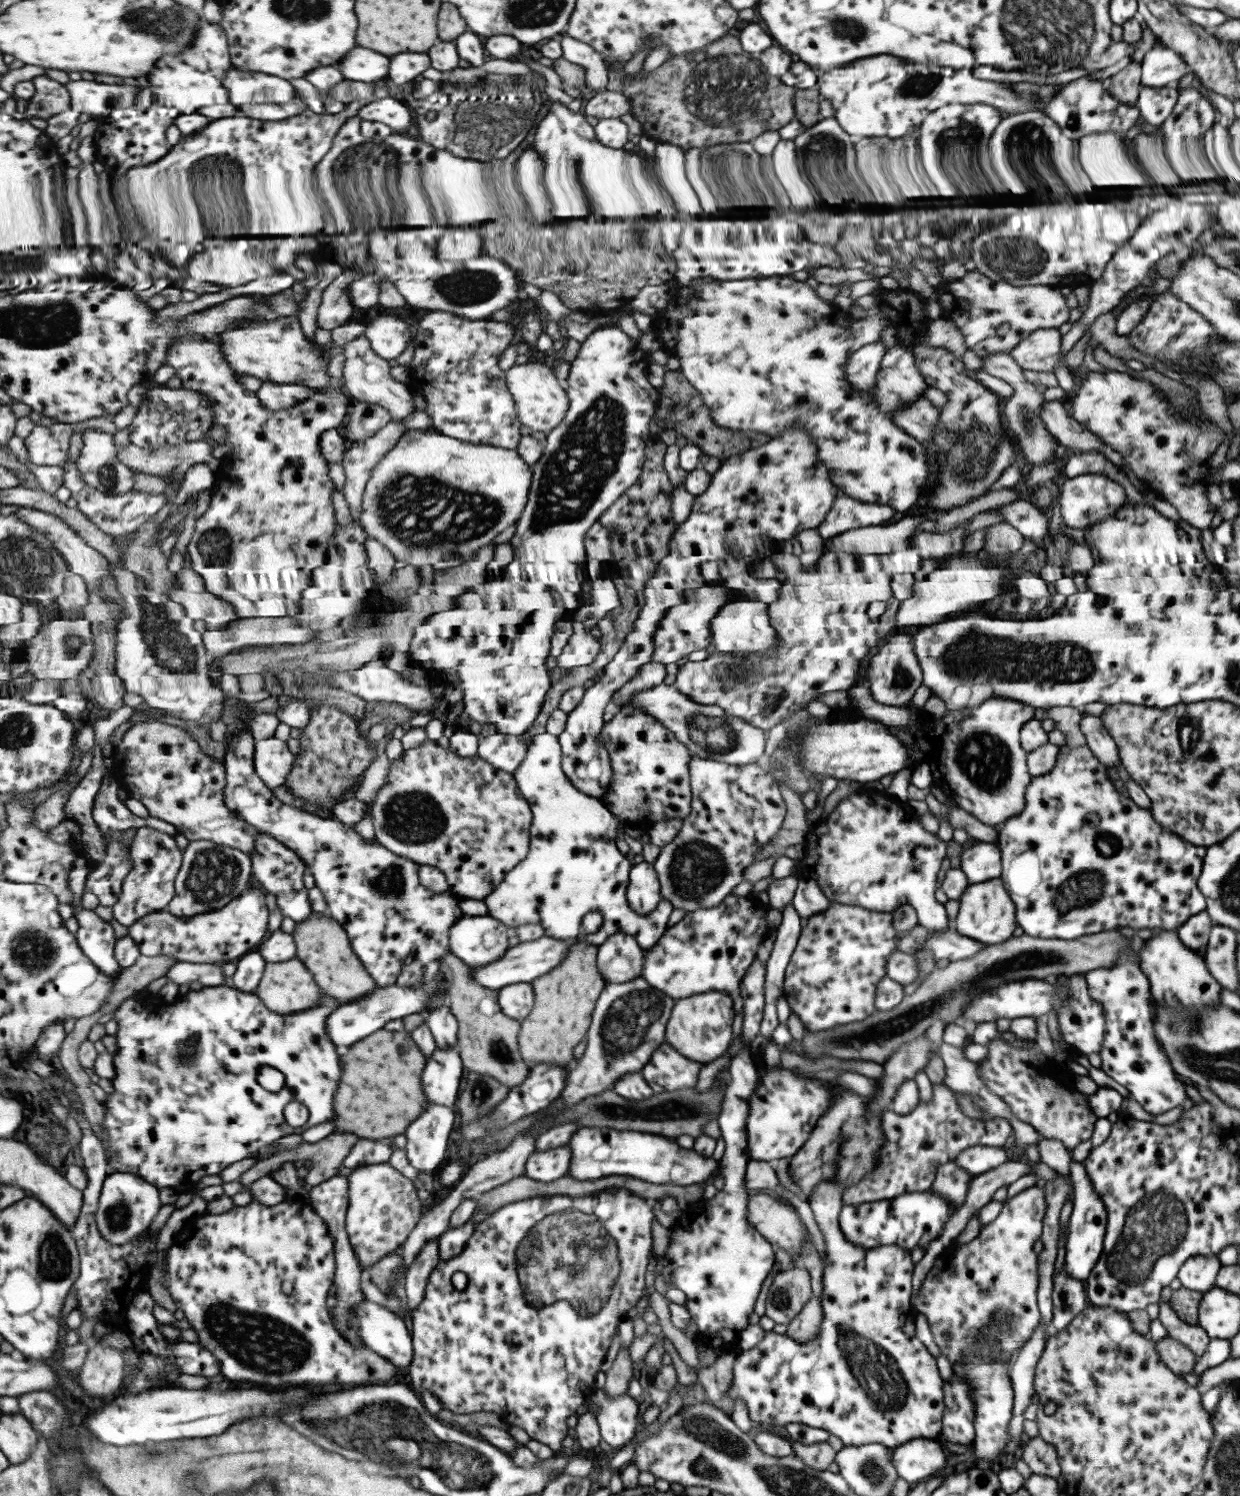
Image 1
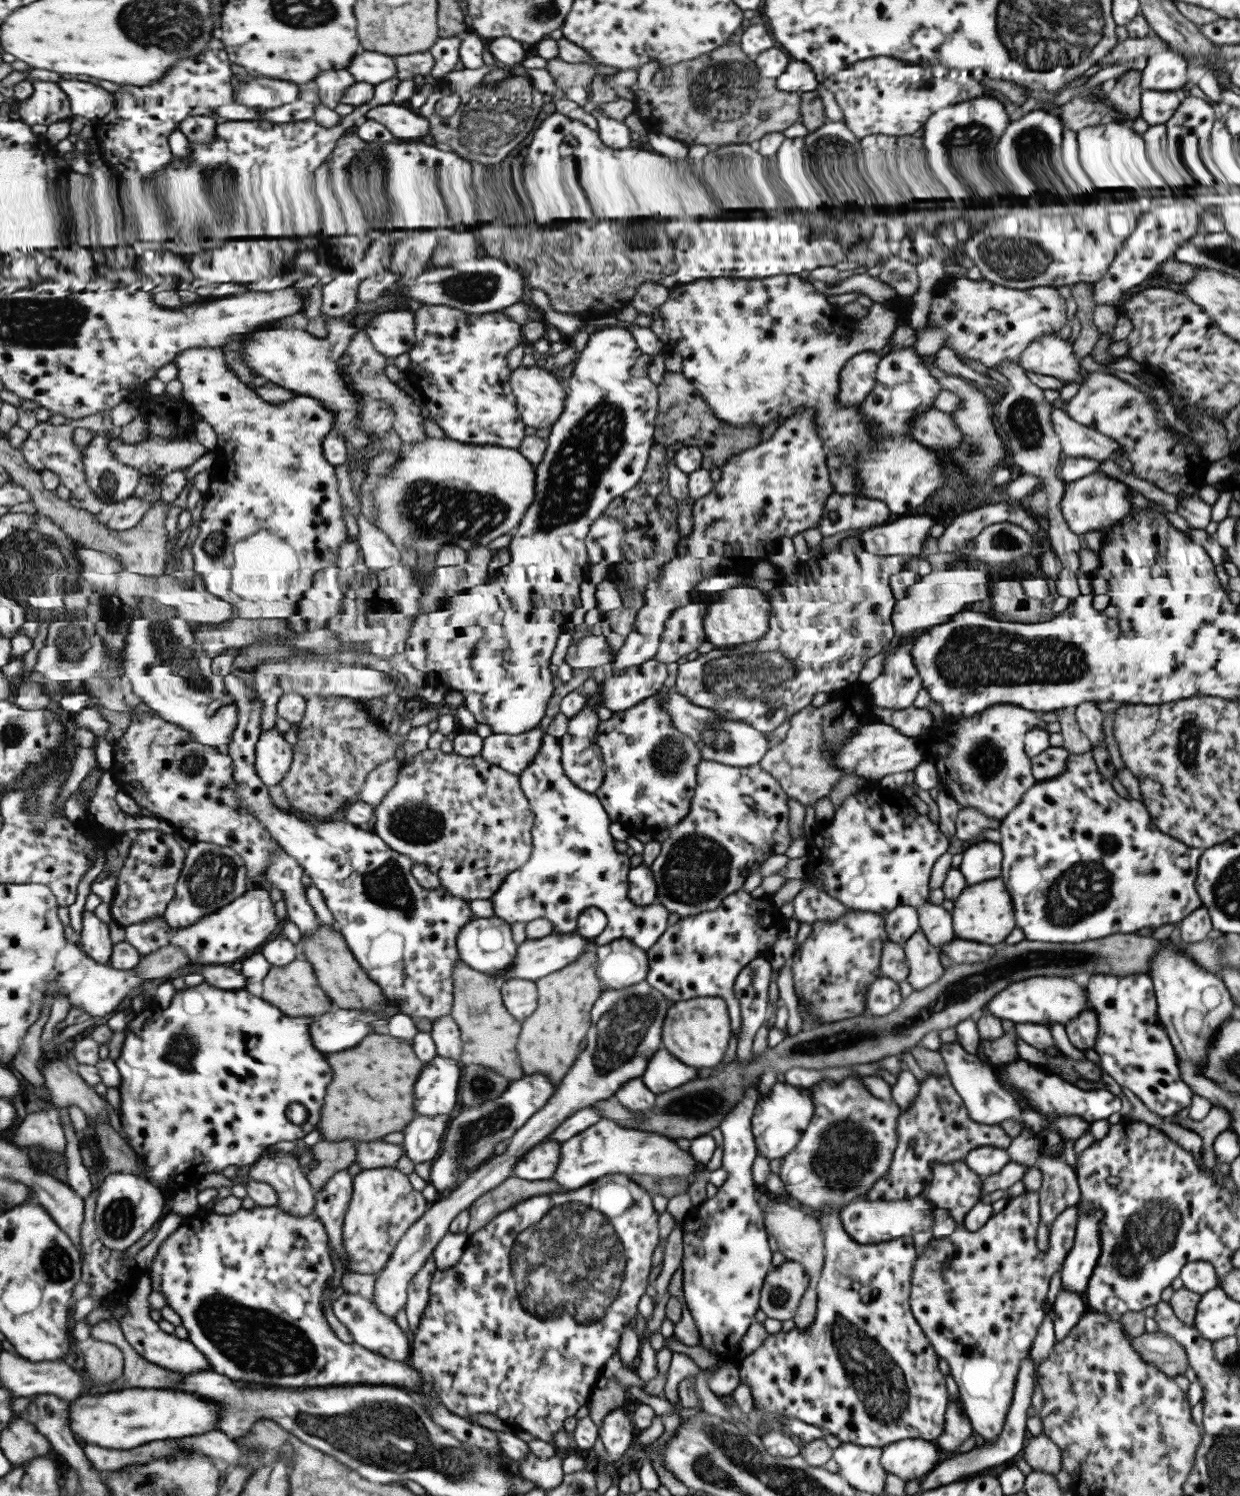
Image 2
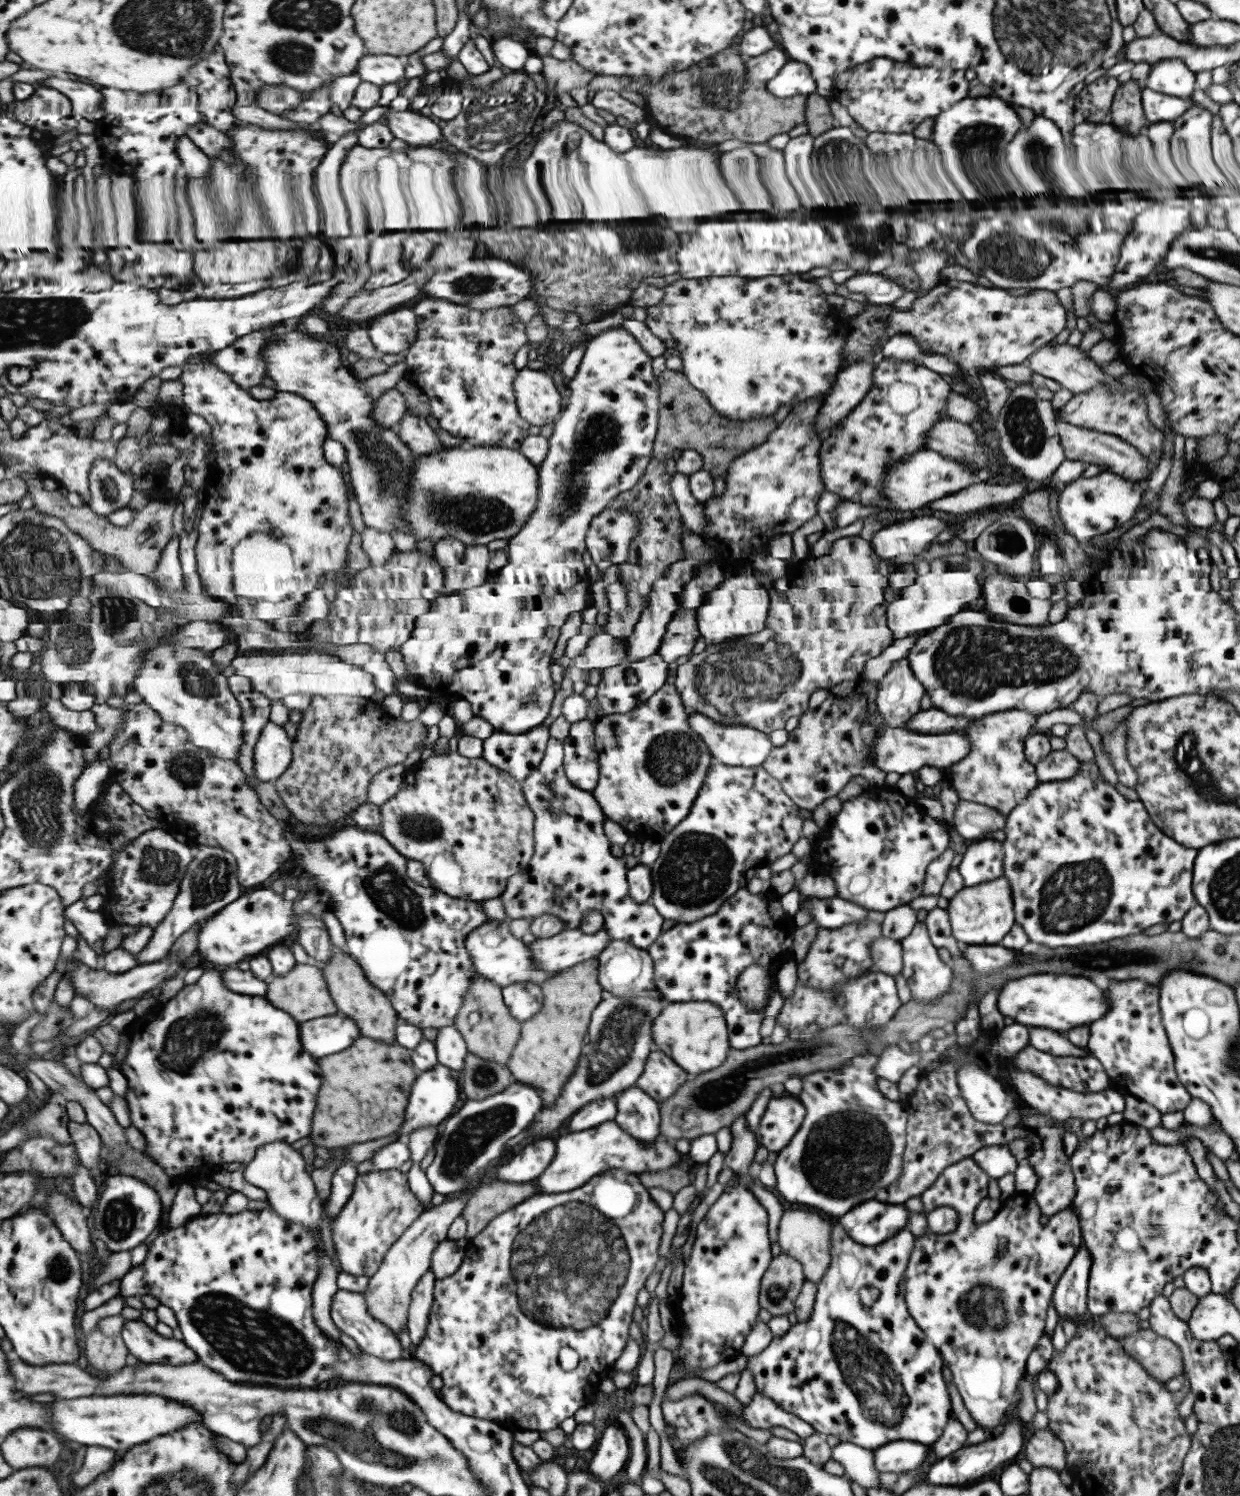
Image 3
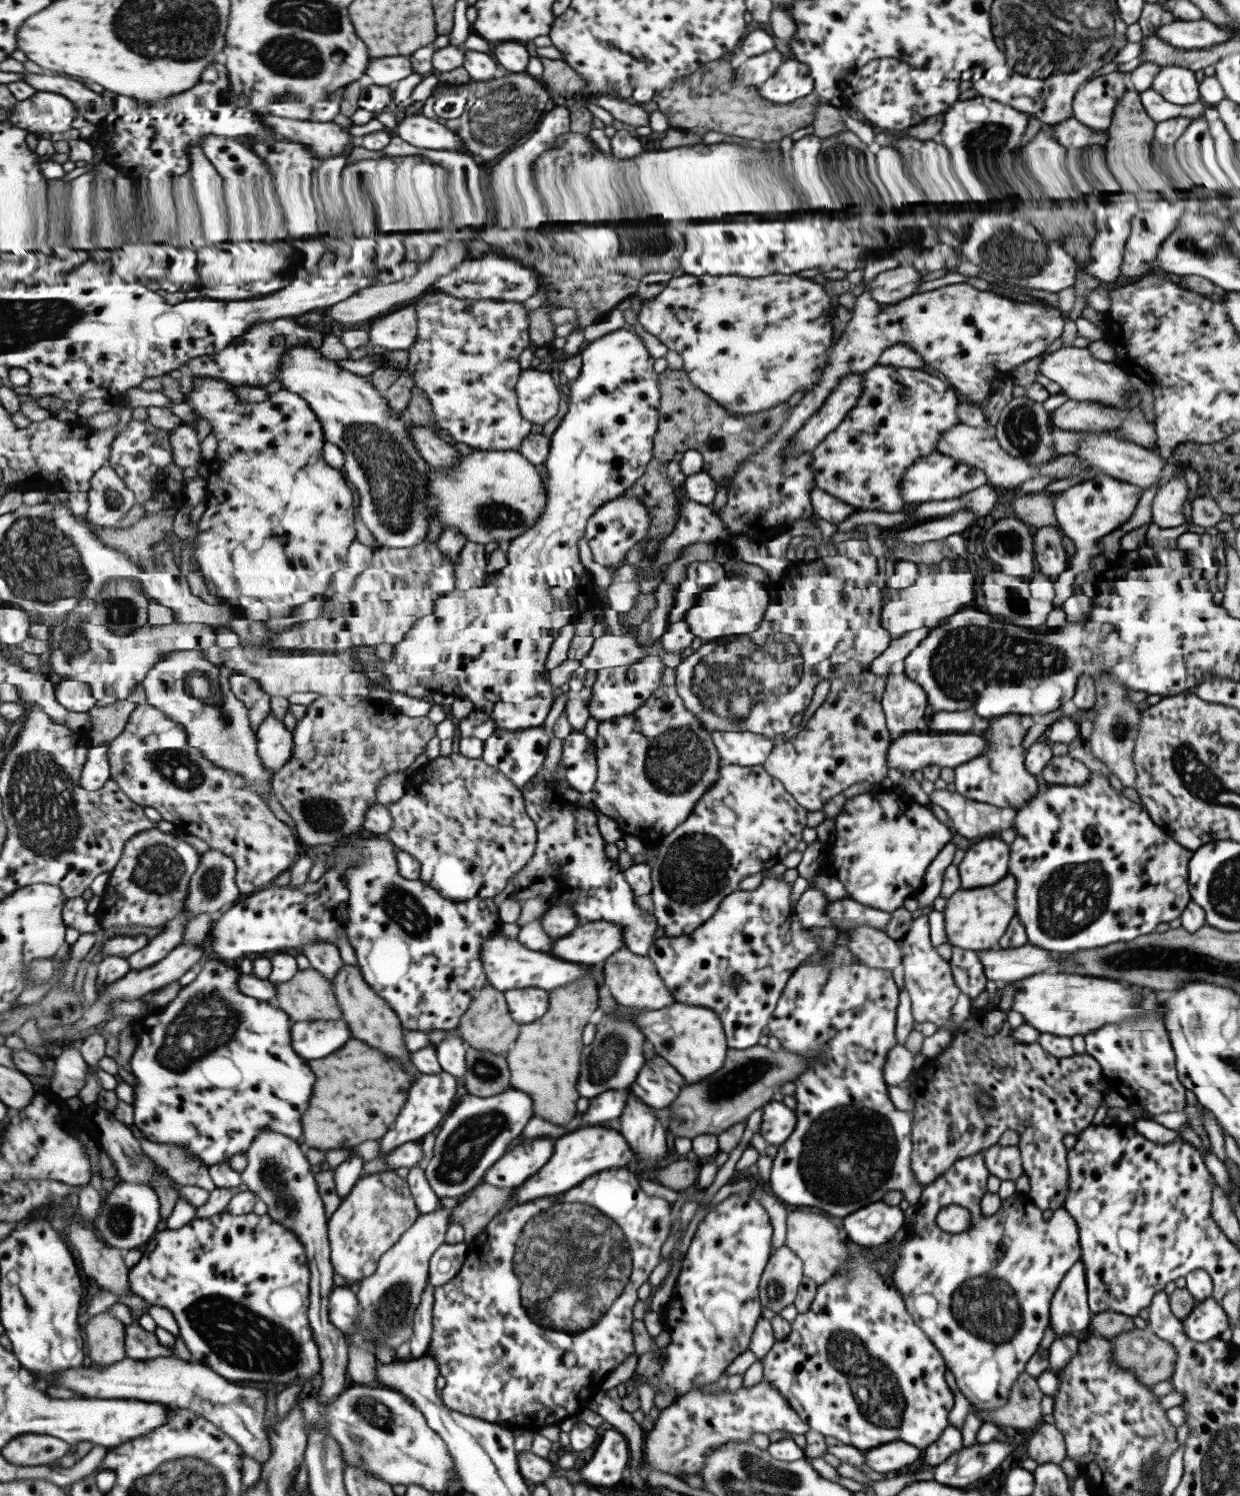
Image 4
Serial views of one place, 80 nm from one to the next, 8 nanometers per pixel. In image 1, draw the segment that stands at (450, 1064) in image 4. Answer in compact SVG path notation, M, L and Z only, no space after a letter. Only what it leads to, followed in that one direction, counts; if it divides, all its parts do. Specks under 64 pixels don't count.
M449 1003L429 1012L426 1019L439 1049L457 1048L458 1018L453 1014Z

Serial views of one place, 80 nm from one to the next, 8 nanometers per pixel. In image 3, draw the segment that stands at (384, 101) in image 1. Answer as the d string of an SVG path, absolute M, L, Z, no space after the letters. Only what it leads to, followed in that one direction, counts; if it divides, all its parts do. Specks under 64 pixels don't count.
M389 109L382 116L386 118L393 134L413 147L449 147L444 140L440 125L421 112Z

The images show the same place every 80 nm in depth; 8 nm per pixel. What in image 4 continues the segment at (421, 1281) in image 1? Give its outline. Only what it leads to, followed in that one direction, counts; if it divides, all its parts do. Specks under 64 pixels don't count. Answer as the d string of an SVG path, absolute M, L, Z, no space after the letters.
M433 1284L425 1288L421 1304L415 1312L413 1325L413 1336L410 1340L411 1358L423 1358L431 1346L431 1339L434 1329L434 1293L436 1288Z

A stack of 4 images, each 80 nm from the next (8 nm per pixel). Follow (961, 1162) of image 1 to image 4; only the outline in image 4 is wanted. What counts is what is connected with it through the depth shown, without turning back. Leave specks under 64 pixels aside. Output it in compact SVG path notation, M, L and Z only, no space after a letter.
M992 1145L983 1152L983 1163L988 1175L1001 1180L1014 1182L1021 1176L1023 1168L1017 1146Z

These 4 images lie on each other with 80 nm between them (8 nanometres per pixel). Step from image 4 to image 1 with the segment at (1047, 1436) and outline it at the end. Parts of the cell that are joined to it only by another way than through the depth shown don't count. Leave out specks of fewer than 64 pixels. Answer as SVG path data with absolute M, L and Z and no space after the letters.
M1033 1437L1023 1445L1021 1460L1030 1468L1033 1474L1057 1478L1060 1466L1057 1462L1055 1449L1039 1437Z

